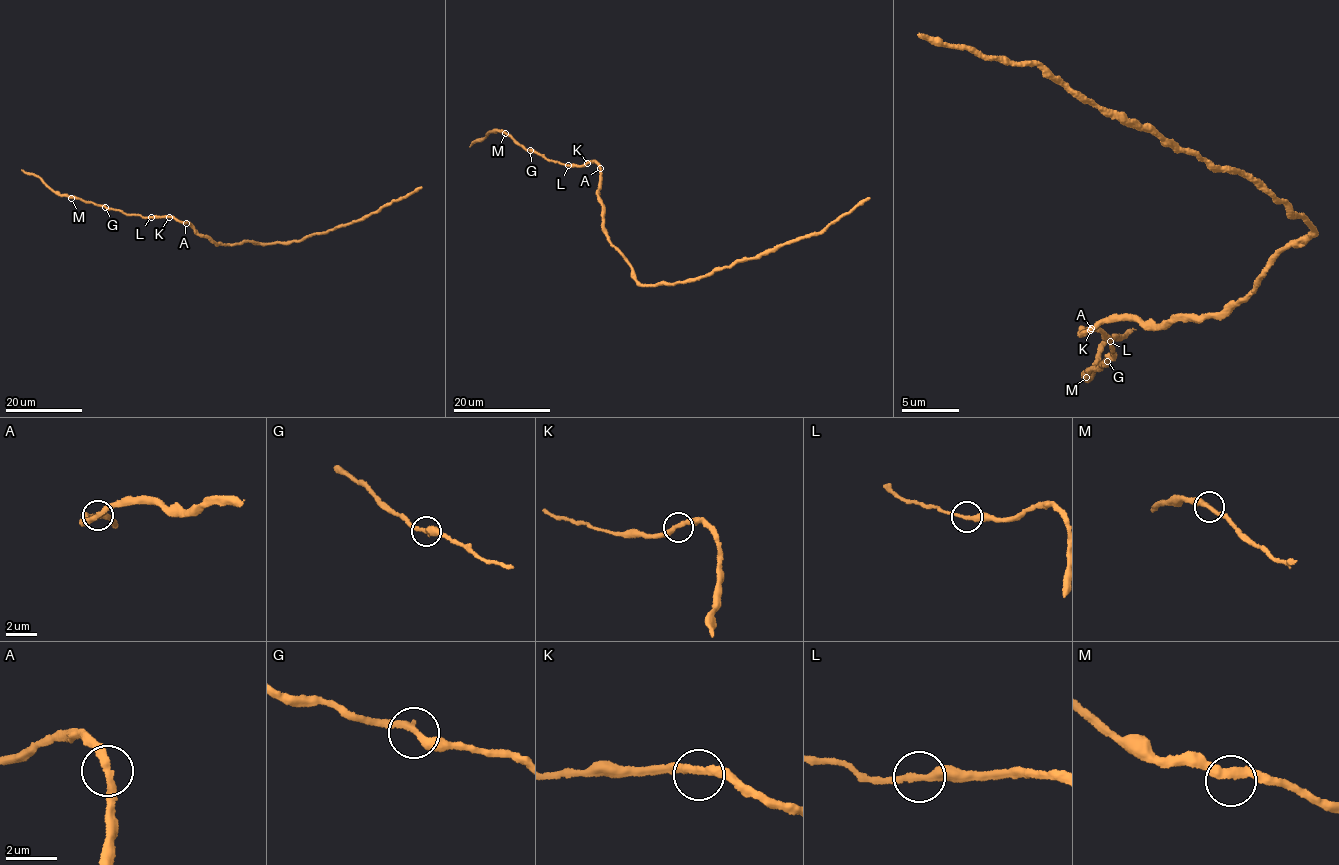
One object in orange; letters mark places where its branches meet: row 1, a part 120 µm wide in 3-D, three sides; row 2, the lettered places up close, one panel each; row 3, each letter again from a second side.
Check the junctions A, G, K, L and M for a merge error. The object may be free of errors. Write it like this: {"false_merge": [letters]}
{"false_merge": []}

